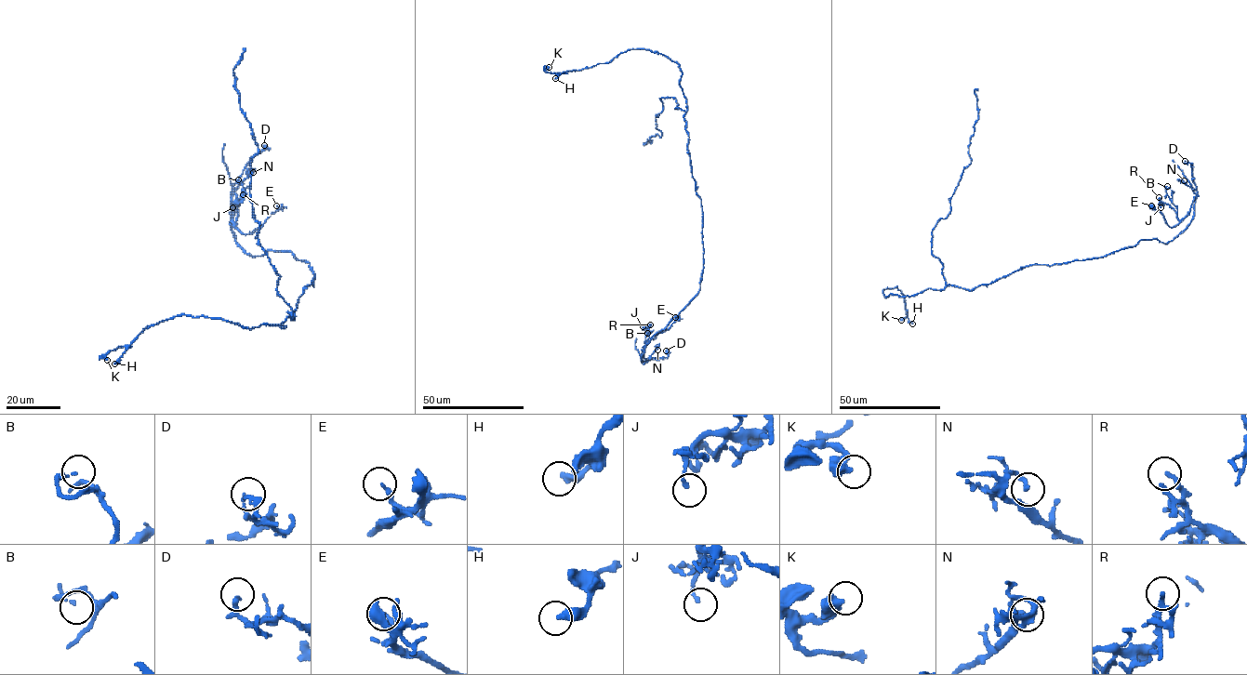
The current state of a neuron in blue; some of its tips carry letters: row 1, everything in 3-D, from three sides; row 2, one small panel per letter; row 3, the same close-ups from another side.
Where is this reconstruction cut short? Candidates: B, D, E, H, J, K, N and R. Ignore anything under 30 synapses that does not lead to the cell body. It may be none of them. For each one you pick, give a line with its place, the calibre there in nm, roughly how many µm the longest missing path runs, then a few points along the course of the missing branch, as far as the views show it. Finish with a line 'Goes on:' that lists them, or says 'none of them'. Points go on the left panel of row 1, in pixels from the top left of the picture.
Goes on: none of them

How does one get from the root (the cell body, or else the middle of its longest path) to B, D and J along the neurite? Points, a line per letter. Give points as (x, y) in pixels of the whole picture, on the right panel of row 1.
B: (1017, 270), (1101, 258), (1142, 239), (1167, 244), (1192, 220), (1195, 197), (1189, 212), (1179, 220), (1167, 186)
D: (1017, 270), (1101, 258), (1142, 239), (1171, 242), (1194, 215), (1196, 188), (1192, 165), (1185, 161)
J: (1017, 270), (1101, 258), (1142, 239), (1167, 244), (1192, 220), (1195, 197), (1181, 220), (1168, 205), (1160, 207)

